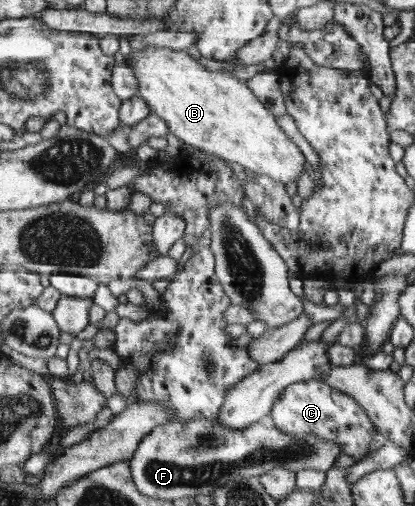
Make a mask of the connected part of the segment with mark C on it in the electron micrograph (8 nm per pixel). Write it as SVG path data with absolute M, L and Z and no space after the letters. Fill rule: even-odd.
M308 379L286 387L282 396L276 400L268 422L276 425L281 432L290 437L318 437L334 440L342 446L342 452L362 461L368 456L370 446L376 438L377 425L369 413L350 395L330 387L326 381Z

